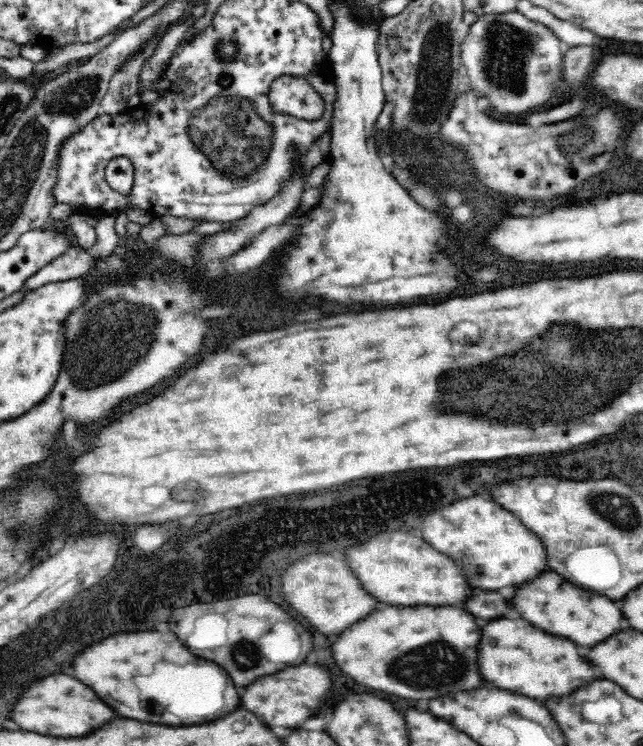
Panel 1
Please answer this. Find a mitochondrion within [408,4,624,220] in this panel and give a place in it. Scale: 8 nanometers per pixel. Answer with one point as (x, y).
(505, 48)

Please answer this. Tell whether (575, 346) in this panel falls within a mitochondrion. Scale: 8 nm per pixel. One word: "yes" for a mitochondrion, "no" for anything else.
yes

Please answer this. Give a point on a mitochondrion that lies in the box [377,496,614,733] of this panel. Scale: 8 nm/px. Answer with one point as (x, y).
(433, 665)

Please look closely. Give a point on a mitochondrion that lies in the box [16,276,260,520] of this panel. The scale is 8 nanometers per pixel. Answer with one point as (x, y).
(109, 341)

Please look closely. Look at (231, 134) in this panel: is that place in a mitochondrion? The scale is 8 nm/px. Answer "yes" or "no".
yes

